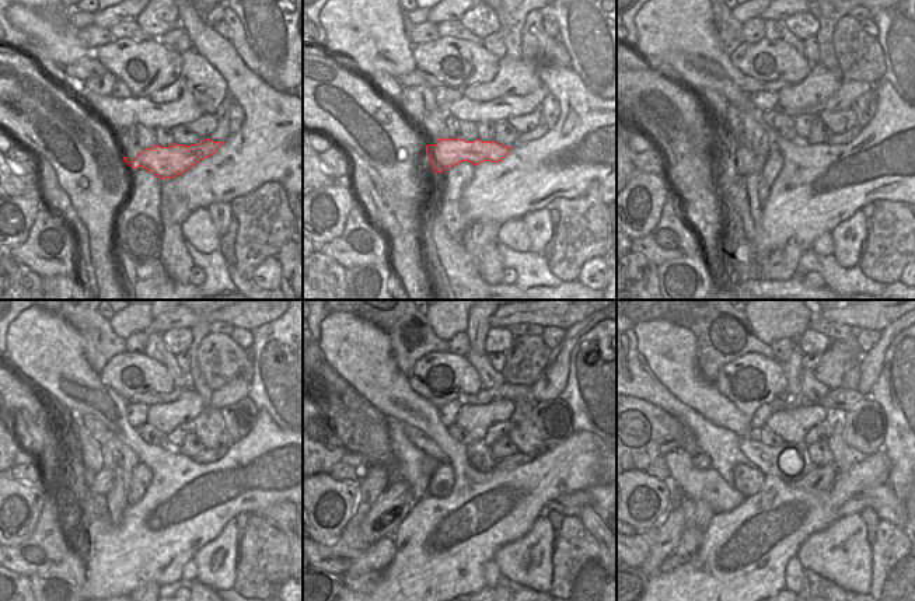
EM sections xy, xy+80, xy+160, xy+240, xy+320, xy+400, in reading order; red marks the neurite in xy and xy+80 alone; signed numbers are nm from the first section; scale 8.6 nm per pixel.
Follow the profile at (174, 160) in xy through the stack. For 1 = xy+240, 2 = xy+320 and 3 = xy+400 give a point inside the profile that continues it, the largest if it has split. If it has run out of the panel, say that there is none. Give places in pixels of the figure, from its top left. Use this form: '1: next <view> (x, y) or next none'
1: next xy+240 (104, 482)
2: next xy+320 (393, 506)
3: next xy+400 (669, 535)

